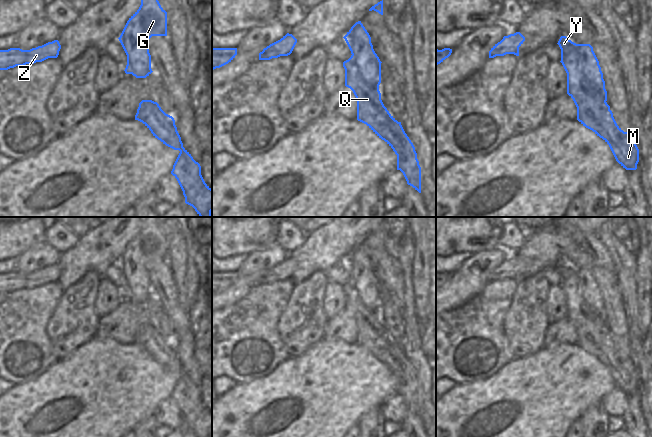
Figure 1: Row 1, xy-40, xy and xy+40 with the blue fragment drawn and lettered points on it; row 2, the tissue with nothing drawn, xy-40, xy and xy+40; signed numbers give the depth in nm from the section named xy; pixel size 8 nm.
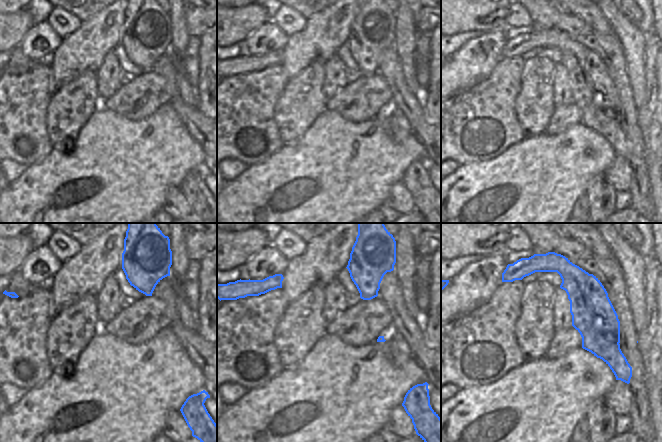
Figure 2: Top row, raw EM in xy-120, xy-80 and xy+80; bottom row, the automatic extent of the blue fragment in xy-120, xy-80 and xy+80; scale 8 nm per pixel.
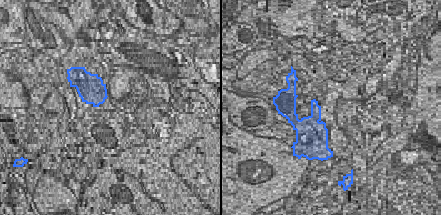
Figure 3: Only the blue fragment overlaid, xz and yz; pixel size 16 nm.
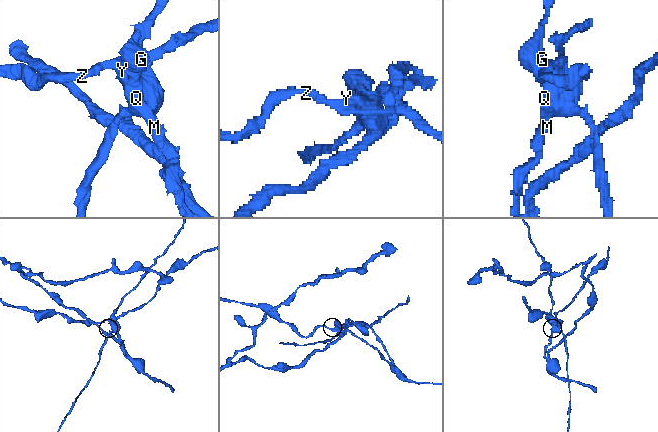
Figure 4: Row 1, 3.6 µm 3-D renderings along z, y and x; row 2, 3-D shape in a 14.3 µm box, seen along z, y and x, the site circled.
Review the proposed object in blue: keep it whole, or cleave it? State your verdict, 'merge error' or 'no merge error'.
merge error

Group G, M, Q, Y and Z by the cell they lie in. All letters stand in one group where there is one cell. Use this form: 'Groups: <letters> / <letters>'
Groups: G / M Q Y Z

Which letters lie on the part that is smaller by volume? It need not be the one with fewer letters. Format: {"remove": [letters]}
{"remove": ["G"]}

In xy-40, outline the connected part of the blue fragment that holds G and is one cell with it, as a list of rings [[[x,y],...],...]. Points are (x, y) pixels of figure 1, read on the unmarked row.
[[[139,217],[141,229],[129,242],[118,262],[126,279],[126,293],[136,302],[146,302],[151,293],[149,263],[167,260],[167,236],[161,231],[157,217]]]

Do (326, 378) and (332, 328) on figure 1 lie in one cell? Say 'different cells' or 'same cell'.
different cells

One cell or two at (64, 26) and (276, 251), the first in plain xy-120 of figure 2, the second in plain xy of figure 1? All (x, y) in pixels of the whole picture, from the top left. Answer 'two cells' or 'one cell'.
two cells

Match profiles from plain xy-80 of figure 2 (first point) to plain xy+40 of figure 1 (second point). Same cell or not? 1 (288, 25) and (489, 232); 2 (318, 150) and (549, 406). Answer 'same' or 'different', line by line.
1: different
2: same

